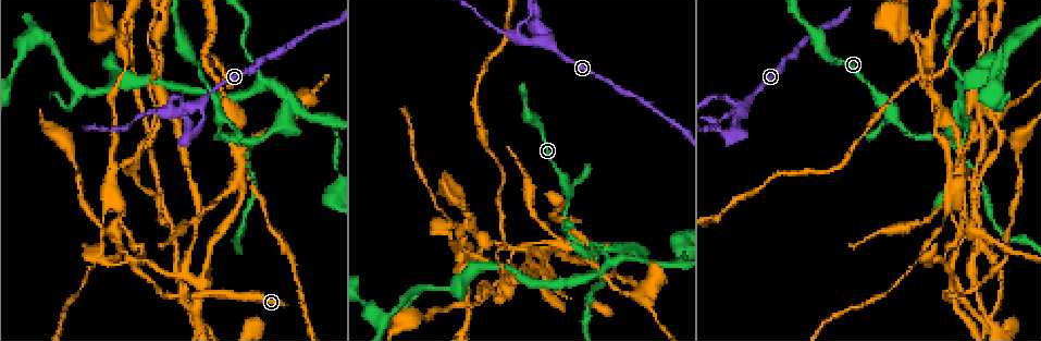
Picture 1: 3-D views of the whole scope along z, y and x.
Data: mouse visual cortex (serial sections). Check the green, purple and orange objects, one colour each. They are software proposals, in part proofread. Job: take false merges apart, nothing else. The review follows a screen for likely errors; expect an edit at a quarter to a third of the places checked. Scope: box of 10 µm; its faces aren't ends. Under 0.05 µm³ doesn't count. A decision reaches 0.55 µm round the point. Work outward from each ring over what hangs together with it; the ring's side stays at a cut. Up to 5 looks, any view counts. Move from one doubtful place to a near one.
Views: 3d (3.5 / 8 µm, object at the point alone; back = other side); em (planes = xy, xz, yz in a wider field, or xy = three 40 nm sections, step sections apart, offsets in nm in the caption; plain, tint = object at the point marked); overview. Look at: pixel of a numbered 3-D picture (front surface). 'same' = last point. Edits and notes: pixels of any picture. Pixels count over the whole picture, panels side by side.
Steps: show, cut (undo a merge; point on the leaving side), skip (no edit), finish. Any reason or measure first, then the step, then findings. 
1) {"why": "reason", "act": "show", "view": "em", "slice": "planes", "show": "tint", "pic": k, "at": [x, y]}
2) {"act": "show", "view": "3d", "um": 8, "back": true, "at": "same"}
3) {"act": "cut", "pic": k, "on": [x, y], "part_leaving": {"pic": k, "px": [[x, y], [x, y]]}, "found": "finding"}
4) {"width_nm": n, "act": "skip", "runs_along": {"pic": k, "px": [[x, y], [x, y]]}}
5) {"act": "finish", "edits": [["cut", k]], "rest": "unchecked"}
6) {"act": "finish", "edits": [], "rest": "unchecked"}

{"why": "sudden change in width", "act": "show", "view": "3d", "um": 8, "back": true, "pic": 1, "at": [950, 287]}

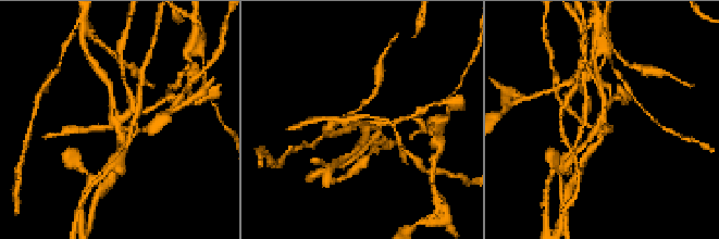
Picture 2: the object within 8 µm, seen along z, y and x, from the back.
{"why": "closer look", "act": "show", "view": "3d", "um": 3.5, "at": "same"}

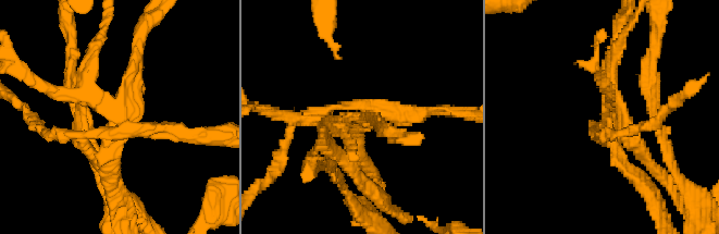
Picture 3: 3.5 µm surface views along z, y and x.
{"act": "show", "view": "em", "slice": "planes", "show": "tint", "pic": 3, "at": [604, 118]}

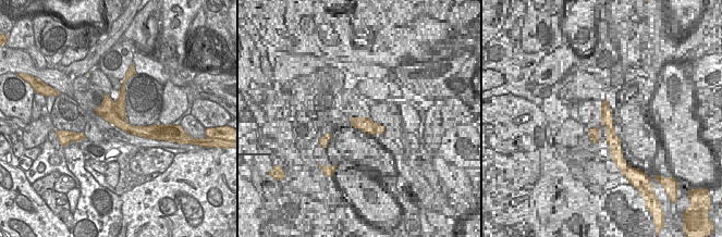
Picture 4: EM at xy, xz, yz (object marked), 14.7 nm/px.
{"width_nm": 340, "act": "cut", "pic": 3, "on": [86, 114], "border": {"pic": 4, "px": [[137, 126], [125, 132]]}, "found": "a second cell is stuck on"}

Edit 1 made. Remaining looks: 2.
{"act": "show", "view": "3d", "um": 3.5, "pic": 1, "at": [544, 40]}

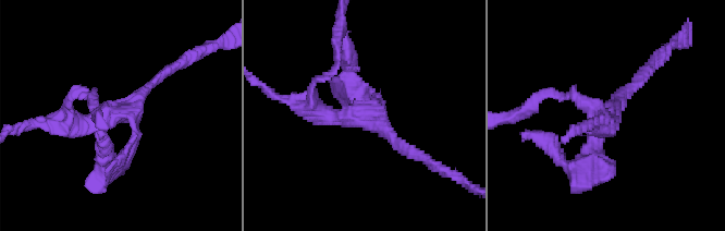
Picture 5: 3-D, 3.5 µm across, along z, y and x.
{"arms": 3, "arm_widths_nm": [150, 200, 300], "why": "shape alone is not enough", "act": "show", "view": "em", "slice": "planes", "show": "tint", "pic": 5, "at": [124, 111]}

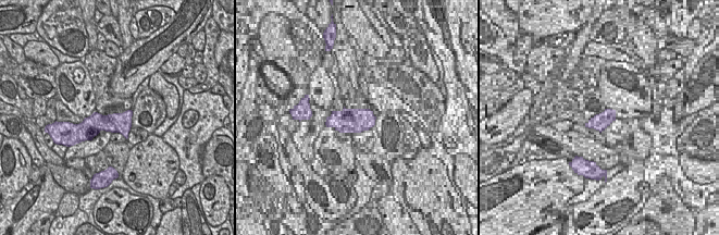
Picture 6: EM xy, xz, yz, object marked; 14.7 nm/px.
{"act": "skip", "runs_along": {"pic": 5, "px": [[171, 69], [124, 112], [53, 122]]}, "found": "continuous, no second cell"}

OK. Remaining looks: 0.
{"act": "finish", "edits": [["cut", 3]], "rest": "unchecked"}

